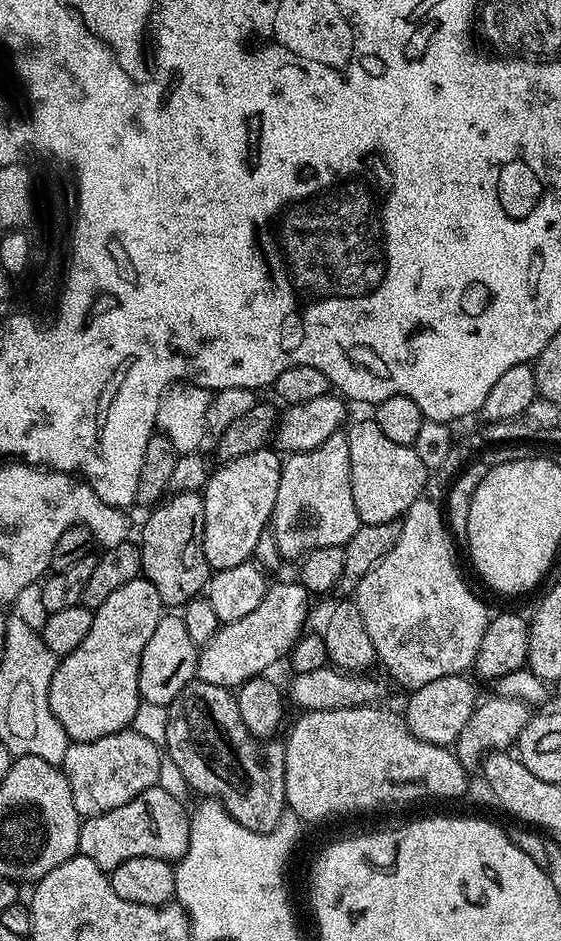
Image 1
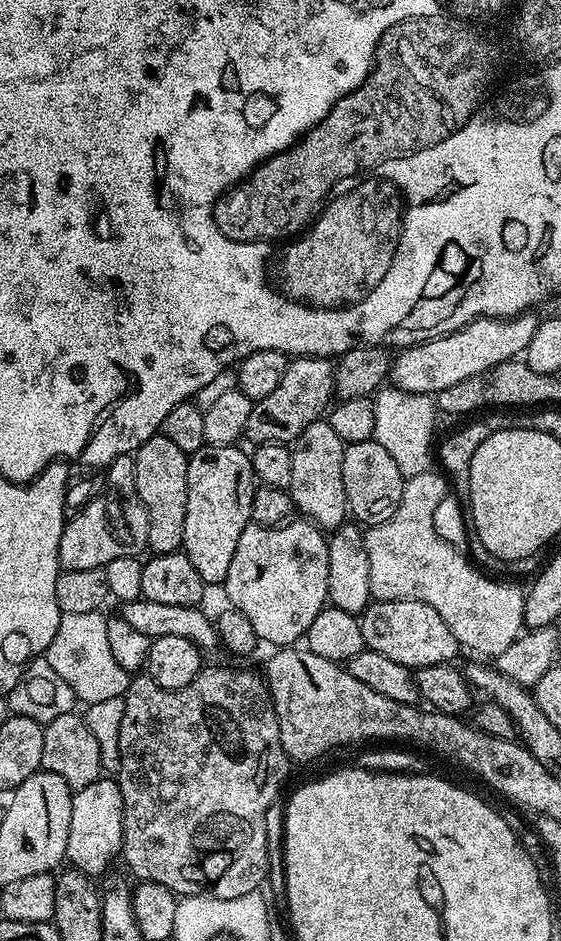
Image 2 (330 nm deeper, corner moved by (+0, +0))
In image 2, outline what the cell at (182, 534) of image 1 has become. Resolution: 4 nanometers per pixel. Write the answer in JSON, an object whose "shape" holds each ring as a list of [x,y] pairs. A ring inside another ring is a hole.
{"shape":[[[163,434],[152,436],[134,453],[138,498],[142,498],[142,506],[146,506],[148,548],[153,553],[178,552],[183,549],[186,530],[188,458],[189,453],[178,450],[178,446],[174,446],[174,442],[170,442],[170,438],[166,438]]]}

